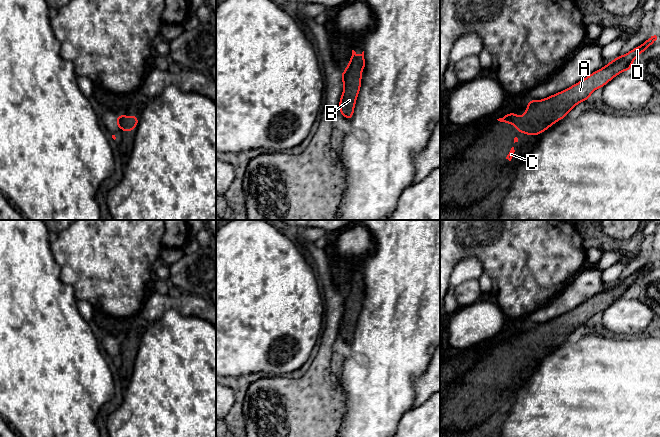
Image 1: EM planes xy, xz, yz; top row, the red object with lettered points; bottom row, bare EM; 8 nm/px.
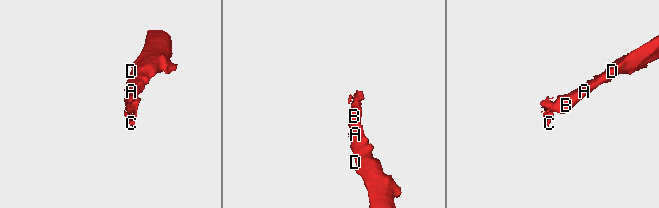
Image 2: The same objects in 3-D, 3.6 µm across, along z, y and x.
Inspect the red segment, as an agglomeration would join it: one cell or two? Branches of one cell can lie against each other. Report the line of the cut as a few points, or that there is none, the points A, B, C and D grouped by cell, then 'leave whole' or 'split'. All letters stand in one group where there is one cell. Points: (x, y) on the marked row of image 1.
no cut; A B C D; leave whole

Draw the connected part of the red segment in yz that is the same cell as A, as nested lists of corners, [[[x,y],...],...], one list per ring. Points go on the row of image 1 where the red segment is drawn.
[[[656,35],[649,37],[640,46],[625,55],[619,55],[603,68],[561,92],[542,100],[528,100],[524,115],[517,116],[514,111],[497,120],[513,124],[523,134],[537,136],[543,133],[566,117],[577,104],[587,101],[596,89],[604,87],[621,72],[631,70],[633,61],[656,40]]]

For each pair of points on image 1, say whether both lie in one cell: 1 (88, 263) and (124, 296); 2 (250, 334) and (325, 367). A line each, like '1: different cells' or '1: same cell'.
1: same cell
2: different cells

